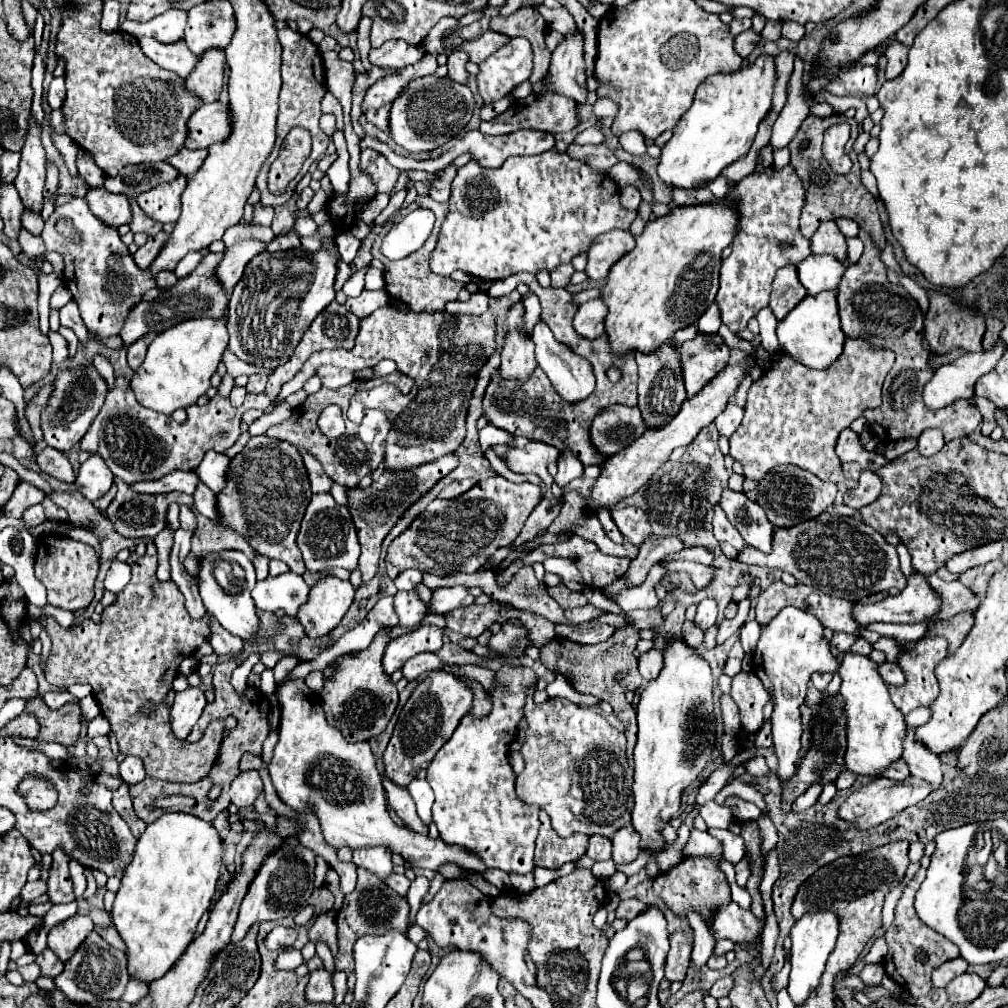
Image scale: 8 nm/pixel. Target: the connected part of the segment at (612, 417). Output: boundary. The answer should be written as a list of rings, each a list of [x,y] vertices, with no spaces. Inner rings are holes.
[[[610,405],[592,419],[590,441],[600,455],[612,457],[634,443],[644,431],[646,425],[642,423],[638,407]]]

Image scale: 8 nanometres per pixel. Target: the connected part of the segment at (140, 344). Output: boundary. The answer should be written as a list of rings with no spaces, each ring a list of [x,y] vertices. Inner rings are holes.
[[[148,333],[148,335],[140,337],[138,341],[134,341],[134,343],[128,347],[128,365],[130,365],[132,369],[136,369],[136,367],[142,363],[142,359],[144,359],[144,355],[146,355],[146,349],[148,349],[148,343],[150,343],[154,337],[156,337],[156,333]]]

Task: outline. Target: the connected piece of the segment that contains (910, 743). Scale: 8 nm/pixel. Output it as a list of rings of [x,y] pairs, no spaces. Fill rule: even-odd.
[[[908,727],[906,743],[904,743],[904,761],[910,767],[910,773],[926,783],[930,783],[932,791],[936,791],[942,783],[942,769],[940,769],[940,759],[926,751],[922,743],[914,743],[914,727]]]

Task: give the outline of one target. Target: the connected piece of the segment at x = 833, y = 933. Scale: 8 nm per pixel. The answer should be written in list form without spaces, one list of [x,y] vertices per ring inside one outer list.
[[[818,911],[818,913],[806,913],[802,919],[794,923],[790,929],[790,939],[792,939],[792,971],[790,971],[790,983],[788,983],[788,993],[796,1005],[802,1005],[808,995],[818,987],[820,977],[824,973],[826,959],[830,951],[836,945],[838,937],[838,915],[834,911]]]

